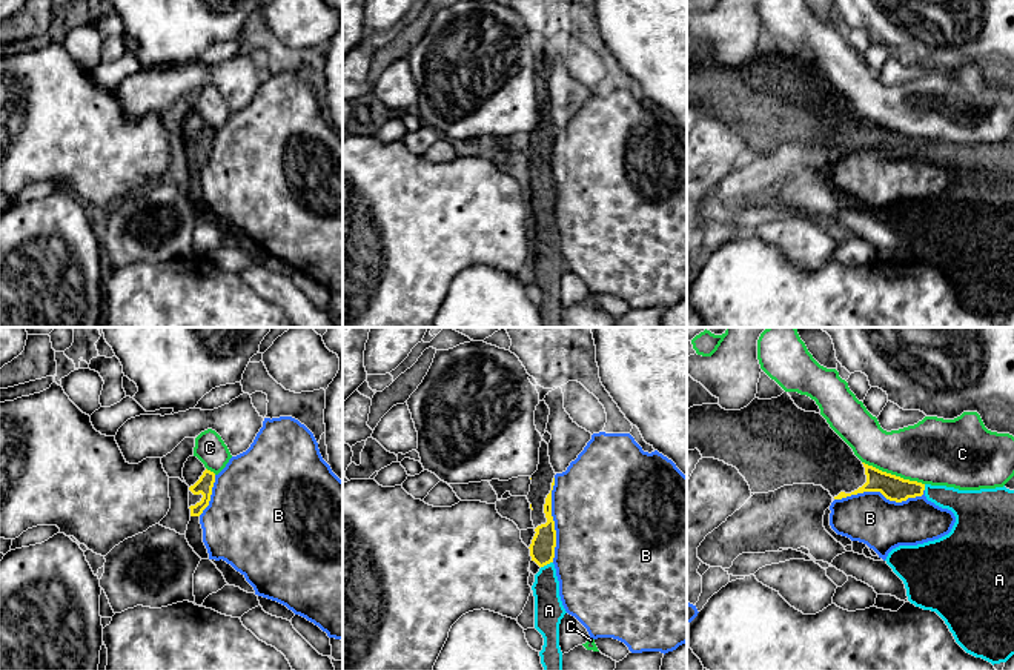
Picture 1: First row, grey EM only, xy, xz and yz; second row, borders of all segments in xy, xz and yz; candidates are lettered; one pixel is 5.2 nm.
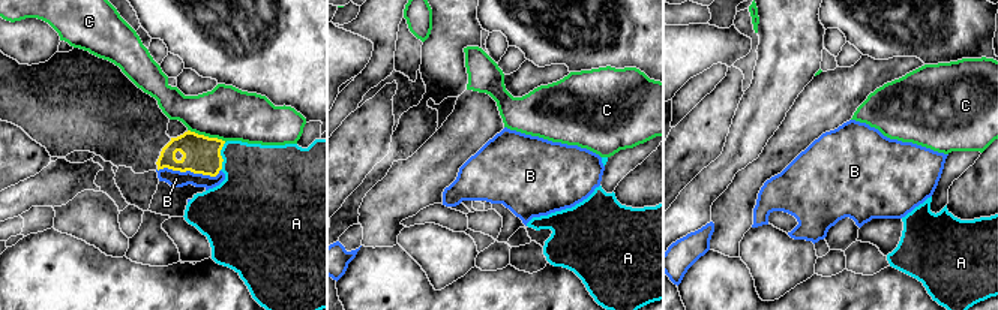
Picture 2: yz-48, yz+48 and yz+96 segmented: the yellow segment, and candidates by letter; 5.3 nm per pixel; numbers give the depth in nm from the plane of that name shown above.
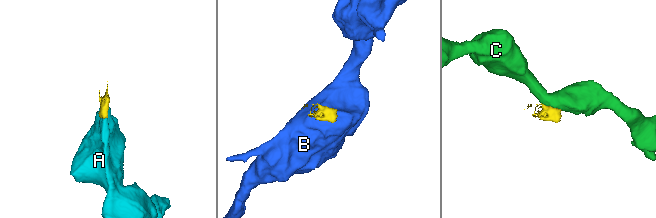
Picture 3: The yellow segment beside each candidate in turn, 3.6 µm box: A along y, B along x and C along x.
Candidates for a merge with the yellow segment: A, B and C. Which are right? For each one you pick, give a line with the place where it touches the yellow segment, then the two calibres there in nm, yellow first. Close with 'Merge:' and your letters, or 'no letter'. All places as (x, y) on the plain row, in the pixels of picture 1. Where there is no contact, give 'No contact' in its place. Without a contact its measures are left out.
A: Touches yellow at xz (546, 220). Thickness 130 nm (yellow) against 160 nm
Merge: A

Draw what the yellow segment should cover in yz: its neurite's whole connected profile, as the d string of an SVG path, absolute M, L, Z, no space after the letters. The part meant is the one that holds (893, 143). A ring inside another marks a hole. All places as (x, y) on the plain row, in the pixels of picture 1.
M788 48L771 55L754 54L741 66L725 66L719 60L687 65L687 104L736 123L751 149L814 140L828 146L833 157L863 148L880 148L896 158L925 151L951 166L956 178L948 191L917 201L899 201L885 217L903 237L908 257L936 267L966 309L992 321L1014 310L1014 146L1005 141L959 146L882 128L862 118L820 69L799 65Z

